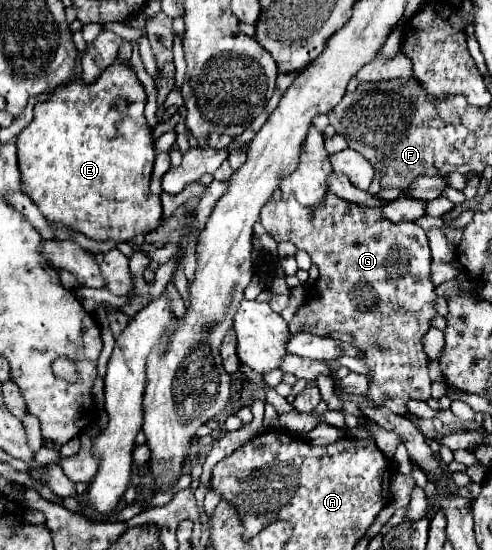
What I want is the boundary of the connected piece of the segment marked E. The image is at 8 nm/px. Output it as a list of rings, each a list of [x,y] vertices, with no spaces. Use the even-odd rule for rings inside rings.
[[[124,60],[110,64],[92,84],[74,78],[60,90],[54,90],[46,102],[36,102],[34,118],[20,132],[16,146],[22,172],[22,192],[34,200],[48,222],[64,224],[98,242],[128,242],[160,224],[162,202],[158,194],[150,192],[156,150],[152,126],[144,118],[144,104],[144,86],[136,78],[134,68]]]

